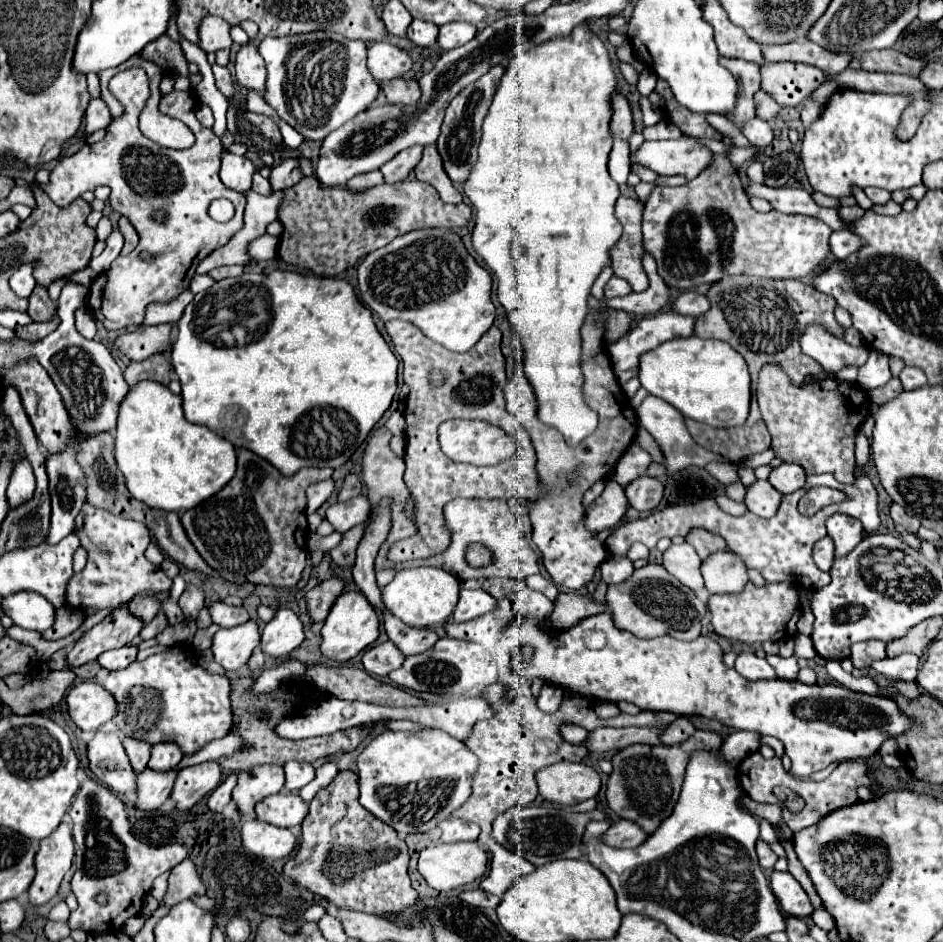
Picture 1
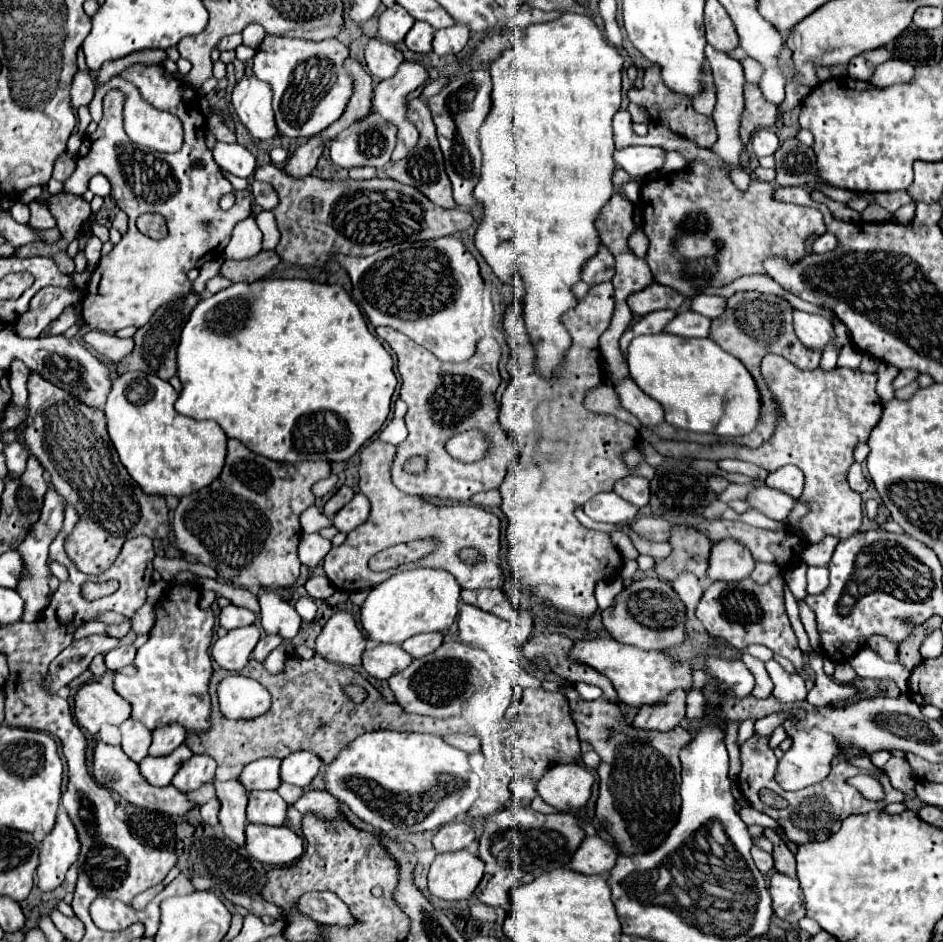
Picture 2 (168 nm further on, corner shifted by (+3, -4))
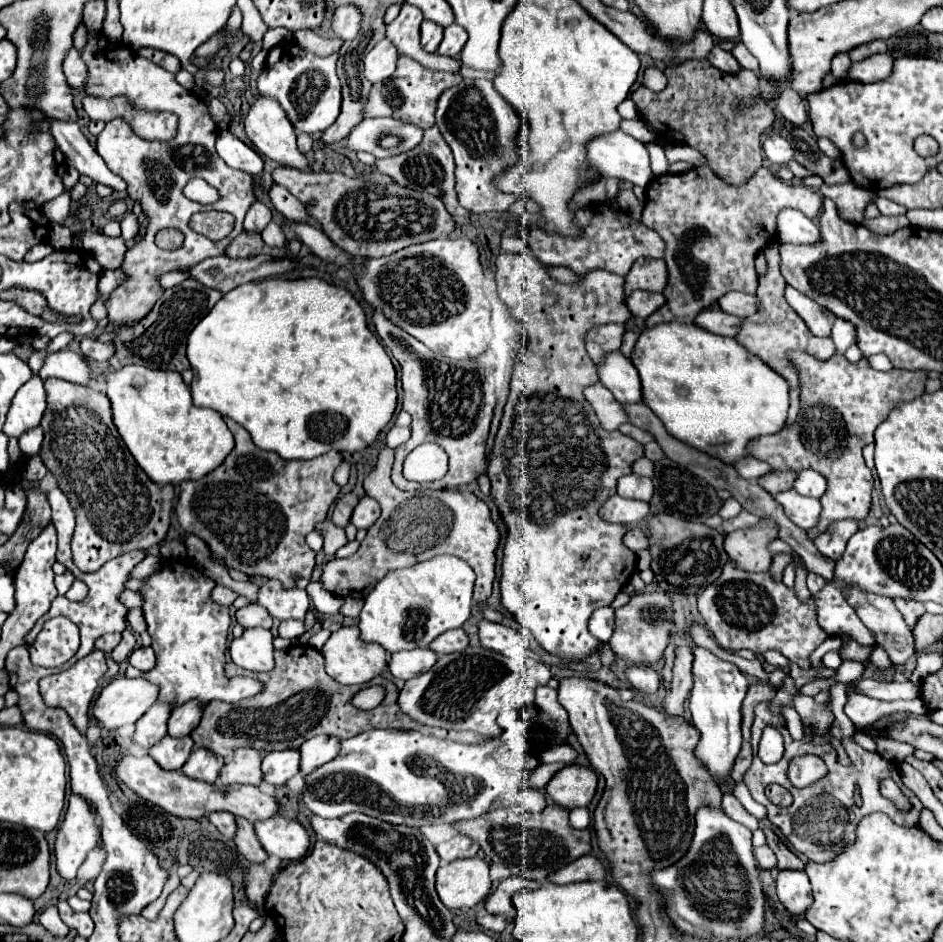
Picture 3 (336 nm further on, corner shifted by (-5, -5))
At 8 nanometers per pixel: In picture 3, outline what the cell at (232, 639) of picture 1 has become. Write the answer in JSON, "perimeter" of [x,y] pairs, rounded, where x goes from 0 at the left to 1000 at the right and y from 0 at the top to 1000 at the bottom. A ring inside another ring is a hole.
{"perimeter":[[[263,667],[250,679],[246,679],[242,692],[250,707],[265,713],[284,713],[291,709],[288,671],[282,667]]]}

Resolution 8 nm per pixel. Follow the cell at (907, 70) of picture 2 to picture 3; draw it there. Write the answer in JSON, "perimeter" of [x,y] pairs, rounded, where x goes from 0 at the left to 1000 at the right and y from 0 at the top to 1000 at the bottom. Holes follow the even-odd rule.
{"perimeter":[[[929,57],[914,66],[906,66],[897,83],[910,87],[931,87],[931,85],[940,85],[946,79],[946,72],[948,72],[946,59]]]}

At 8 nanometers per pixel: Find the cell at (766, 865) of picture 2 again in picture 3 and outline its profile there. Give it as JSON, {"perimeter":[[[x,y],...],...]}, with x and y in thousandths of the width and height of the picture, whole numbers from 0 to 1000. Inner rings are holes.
{"perimeter":[[[806,898],[806,900],[802,900],[802,902],[800,902],[800,909],[802,909],[806,921],[810,921],[810,924],[819,924],[819,921],[823,919],[821,904],[819,904],[814,898]]]}

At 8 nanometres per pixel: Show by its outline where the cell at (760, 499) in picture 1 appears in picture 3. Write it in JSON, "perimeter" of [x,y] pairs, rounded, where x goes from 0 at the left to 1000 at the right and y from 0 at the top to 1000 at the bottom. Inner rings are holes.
{"perimeter":[[[834,520],[834,522],[823,524],[821,531],[829,535],[831,546],[850,563],[857,563],[867,554],[867,548],[872,541],[867,529],[855,529],[842,520]]]}

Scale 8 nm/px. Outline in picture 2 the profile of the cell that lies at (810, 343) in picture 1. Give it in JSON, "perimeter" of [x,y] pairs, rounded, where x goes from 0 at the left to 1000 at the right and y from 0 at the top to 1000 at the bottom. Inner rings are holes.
{"perimeter":[[[842,328],[842,349],[844,349],[846,360],[859,370],[874,373],[878,362],[884,358],[882,343],[876,337],[863,334],[863,332],[853,332],[846,328]]]}

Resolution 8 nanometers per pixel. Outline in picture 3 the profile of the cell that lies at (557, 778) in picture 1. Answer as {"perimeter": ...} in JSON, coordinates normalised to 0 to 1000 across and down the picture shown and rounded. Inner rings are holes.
{"perimeter":[[[604,811],[596,815],[581,832],[579,843],[592,856],[607,860],[613,856],[624,856],[630,847],[634,824],[628,815]]]}

